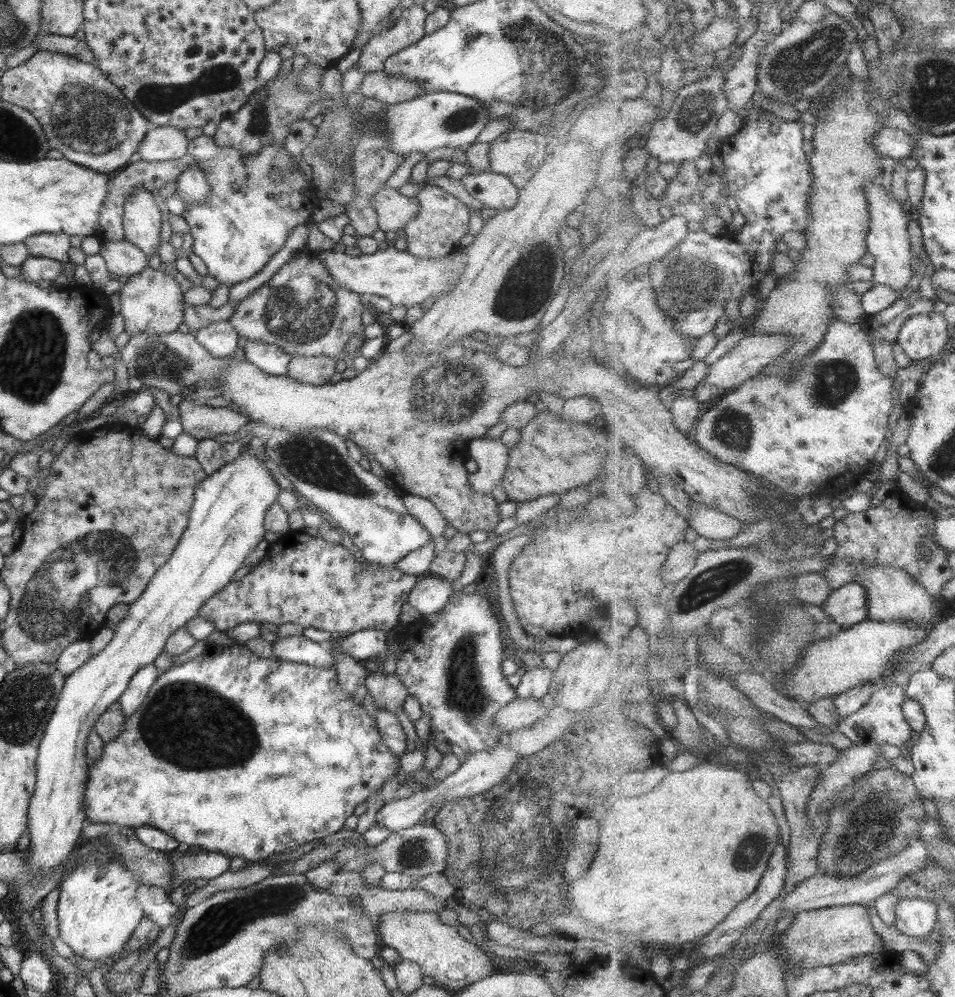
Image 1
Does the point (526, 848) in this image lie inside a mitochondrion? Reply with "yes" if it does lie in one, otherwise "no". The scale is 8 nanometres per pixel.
yes

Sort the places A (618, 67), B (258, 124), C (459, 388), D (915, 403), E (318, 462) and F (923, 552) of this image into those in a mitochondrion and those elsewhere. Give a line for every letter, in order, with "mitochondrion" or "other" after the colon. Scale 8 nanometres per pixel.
A: other
B: mitochondrion
C: mitochondrion
D: other
E: mitochondrion
F: mitochondrion

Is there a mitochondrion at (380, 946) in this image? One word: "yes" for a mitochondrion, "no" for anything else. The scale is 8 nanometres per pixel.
no

